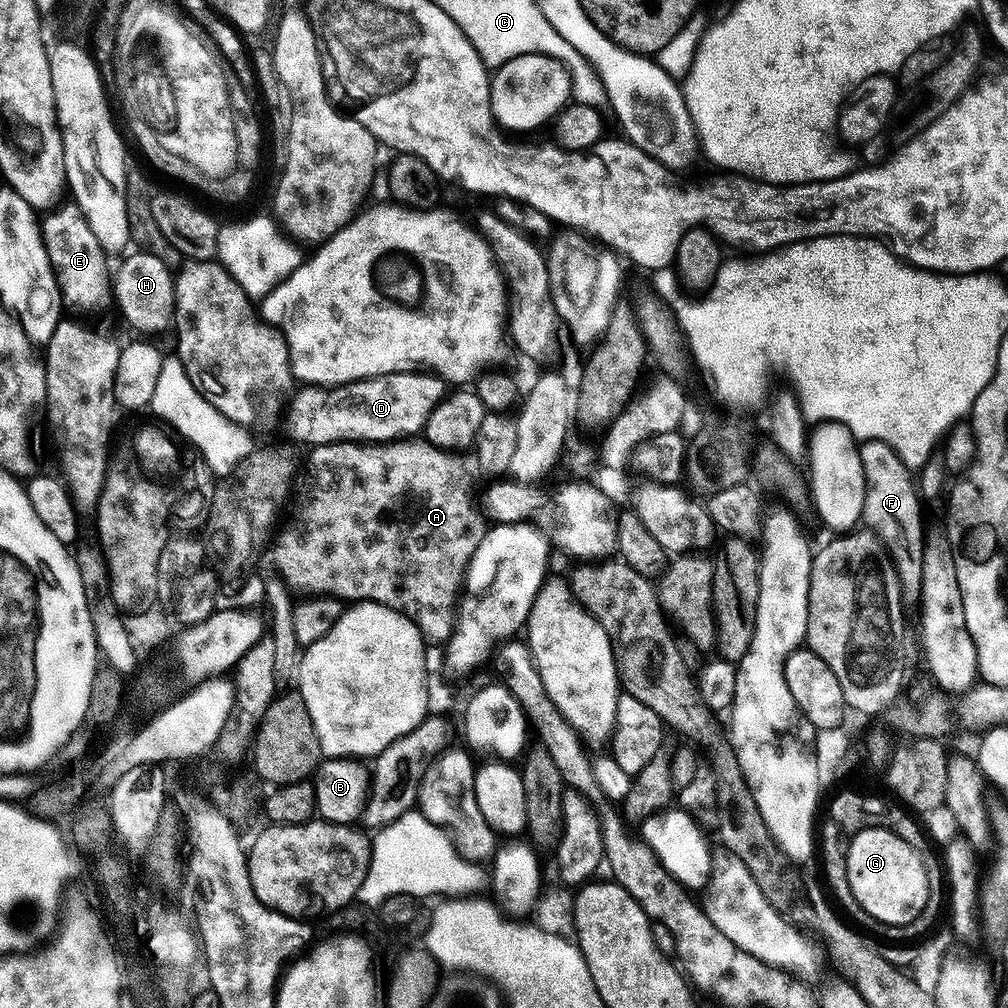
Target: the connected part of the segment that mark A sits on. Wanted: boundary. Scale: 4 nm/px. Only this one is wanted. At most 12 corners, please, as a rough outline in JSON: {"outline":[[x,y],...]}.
{"outline":[[427,442],[315,445],[293,593],[456,630],[486,520]]}

